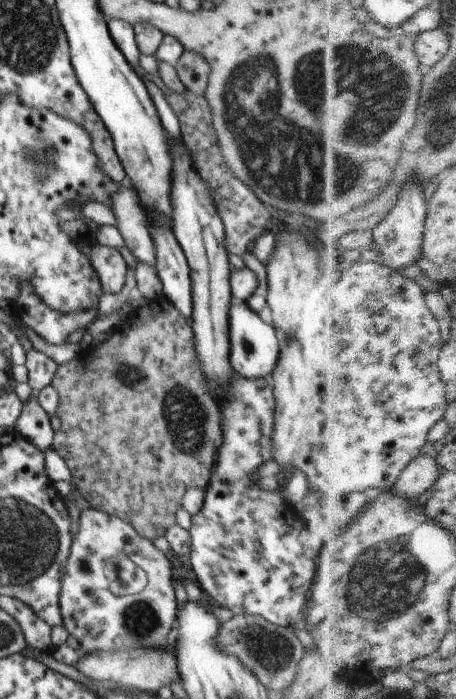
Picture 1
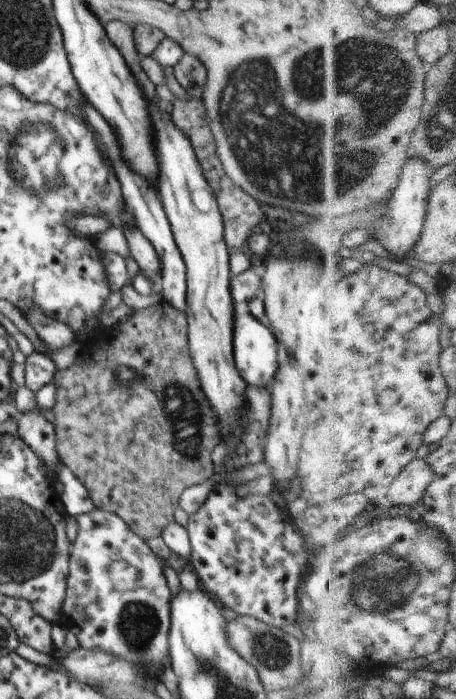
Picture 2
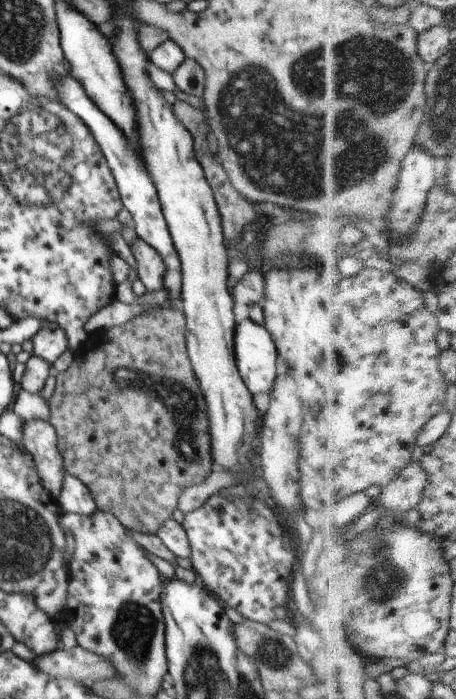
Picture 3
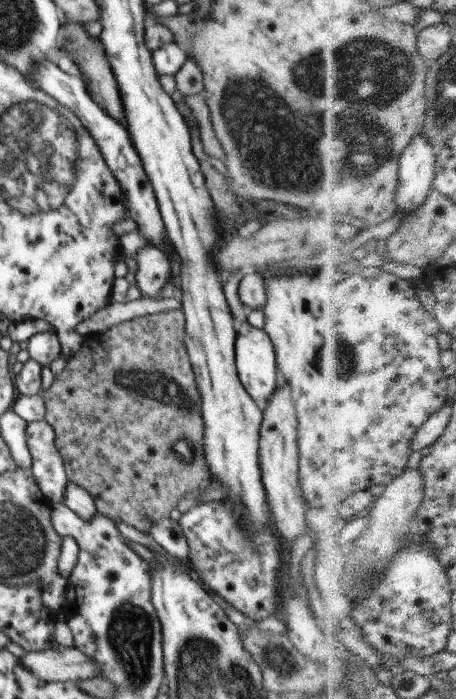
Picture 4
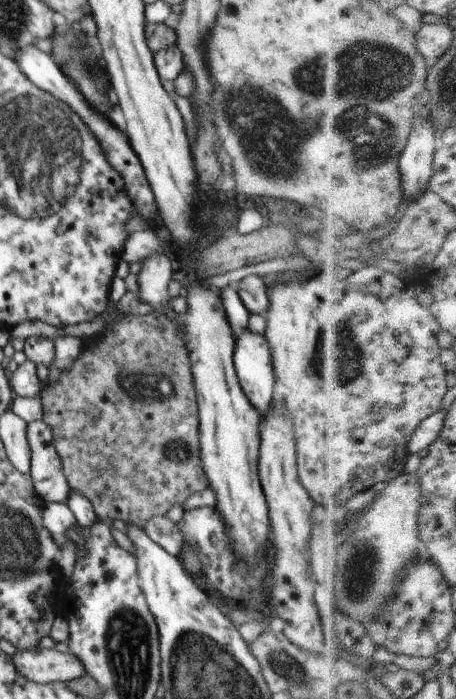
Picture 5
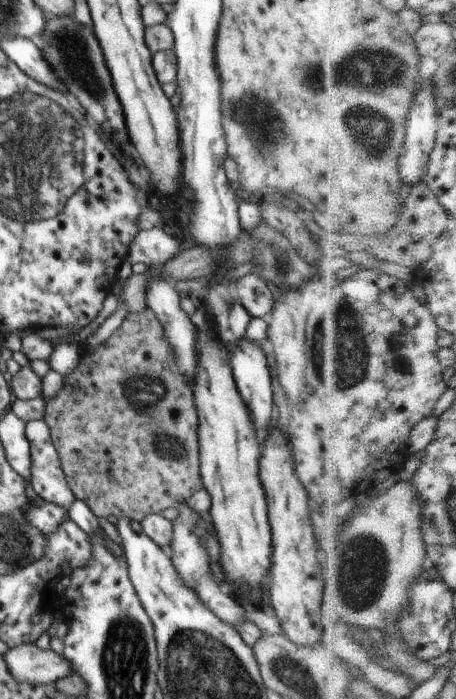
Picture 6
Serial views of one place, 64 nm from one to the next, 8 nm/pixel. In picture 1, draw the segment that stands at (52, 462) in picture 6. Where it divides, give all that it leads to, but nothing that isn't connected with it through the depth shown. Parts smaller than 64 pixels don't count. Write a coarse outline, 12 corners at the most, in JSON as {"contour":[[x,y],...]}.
{"contour":[[36,395],[23,404],[14,430],[43,453],[53,446],[50,416]]}

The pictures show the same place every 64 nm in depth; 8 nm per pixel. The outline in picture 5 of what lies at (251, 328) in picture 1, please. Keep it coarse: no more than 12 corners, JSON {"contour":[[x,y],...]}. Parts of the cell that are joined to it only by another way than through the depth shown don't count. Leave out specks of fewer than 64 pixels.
{"contour":[[265,335],[235,338],[235,371],[264,416],[274,402],[274,370]]}

